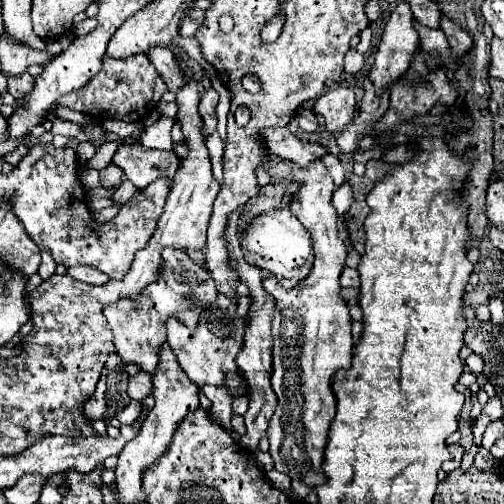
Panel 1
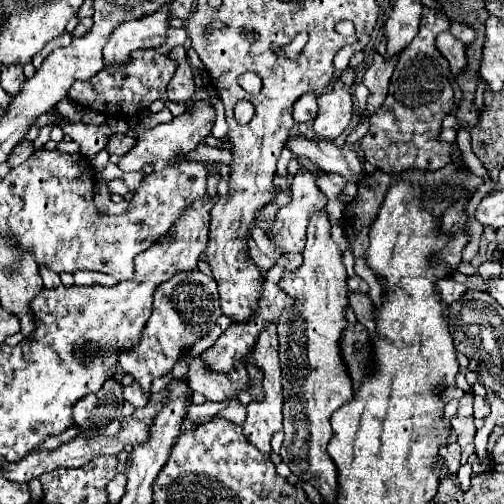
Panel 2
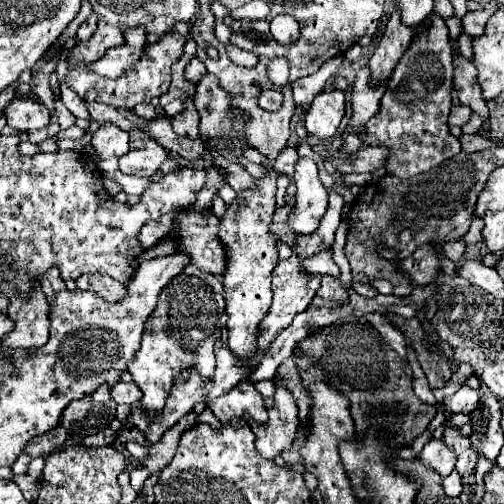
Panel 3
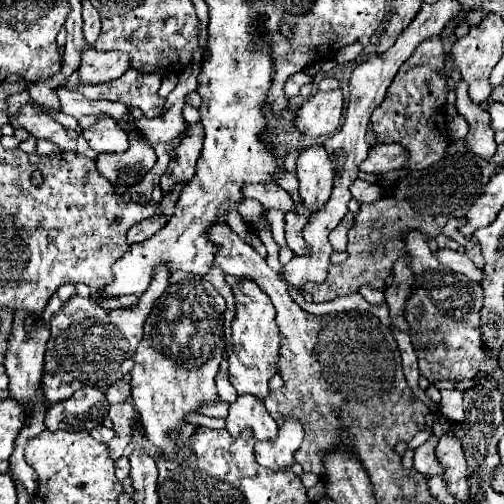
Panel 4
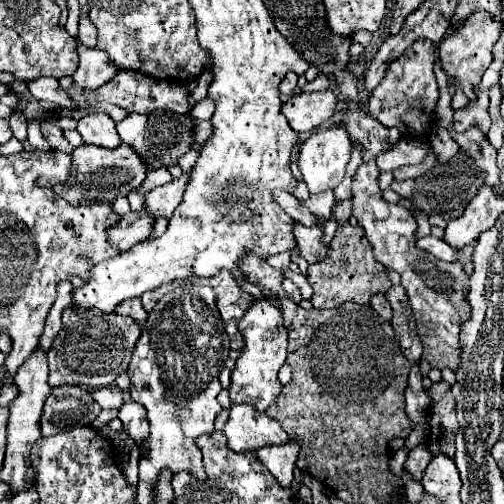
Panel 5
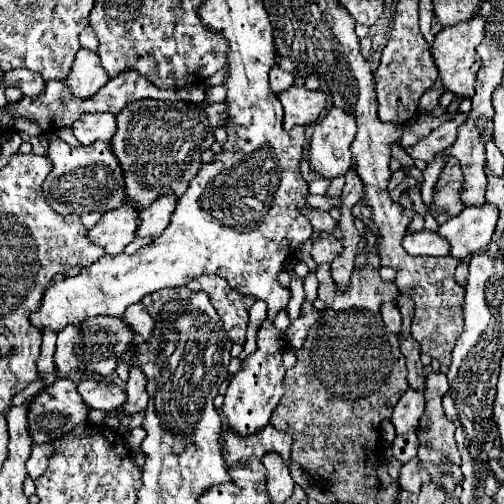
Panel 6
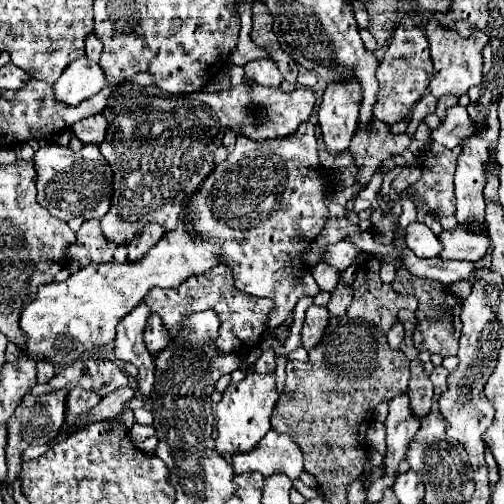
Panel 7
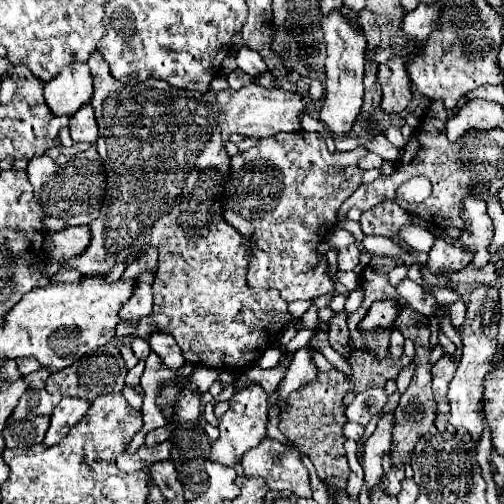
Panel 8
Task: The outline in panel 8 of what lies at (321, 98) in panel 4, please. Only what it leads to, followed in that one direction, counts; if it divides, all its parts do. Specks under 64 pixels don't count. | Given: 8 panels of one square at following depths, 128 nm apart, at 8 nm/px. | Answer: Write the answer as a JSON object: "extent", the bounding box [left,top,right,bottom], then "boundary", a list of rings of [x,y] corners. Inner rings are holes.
{"extent":[60,50,304,376],"boundary":[[[98,50],[92,52],[88,66],[94,82],[90,104],[100,128],[96,150],[106,168],[106,194],[100,216],[88,224],[92,244],[88,244],[80,256],[62,260],[60,266],[66,270],[78,270],[82,276],[98,276],[104,274],[104,268],[112,268],[116,262],[130,264],[148,248],[158,248],[154,312],[136,322],[122,320],[116,334],[132,332],[134,336],[148,340],[152,332],[168,332],[176,338],[186,362],[240,376],[248,368],[256,366],[260,356],[270,346],[276,346],[278,338],[282,338],[290,326],[296,326],[300,318],[294,318],[288,312],[288,302],[278,296],[280,292],[248,288],[246,272],[252,256],[252,240],[240,236],[240,232],[224,220],[222,212],[222,190],[230,172],[230,156],[224,144],[230,142],[230,134],[233,133],[262,139],[278,132],[300,130],[298,116],[304,112],[302,96],[278,88],[270,90],[258,84],[248,84],[240,90],[210,90],[204,94],[178,90],[162,80],[124,86],[112,78],[108,62]]]}

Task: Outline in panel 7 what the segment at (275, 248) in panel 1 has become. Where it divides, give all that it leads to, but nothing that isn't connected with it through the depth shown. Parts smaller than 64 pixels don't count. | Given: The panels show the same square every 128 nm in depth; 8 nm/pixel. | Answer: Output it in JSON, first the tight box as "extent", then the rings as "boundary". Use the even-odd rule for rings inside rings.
{"extent":[318,80,360,154],"boundary":[[[340,80],[340,84],[328,84],[318,110],[318,124],[328,152],[338,154],[350,146],[350,138],[358,126],[358,110],[360,110],[360,84],[352,84],[352,80]]]}

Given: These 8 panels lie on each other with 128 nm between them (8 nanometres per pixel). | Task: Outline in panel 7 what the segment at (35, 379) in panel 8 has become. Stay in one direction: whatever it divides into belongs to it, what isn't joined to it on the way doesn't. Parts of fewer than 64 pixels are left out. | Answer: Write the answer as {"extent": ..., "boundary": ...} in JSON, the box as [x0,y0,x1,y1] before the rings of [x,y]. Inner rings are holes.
{"extent":[38,360,56,384],"boundary":[[[38,360],[38,382],[42,384],[42,382],[46,382],[46,380],[50,380],[52,376],[56,374],[56,370],[54,370],[54,366],[50,364],[50,362],[46,362],[46,360]]]}

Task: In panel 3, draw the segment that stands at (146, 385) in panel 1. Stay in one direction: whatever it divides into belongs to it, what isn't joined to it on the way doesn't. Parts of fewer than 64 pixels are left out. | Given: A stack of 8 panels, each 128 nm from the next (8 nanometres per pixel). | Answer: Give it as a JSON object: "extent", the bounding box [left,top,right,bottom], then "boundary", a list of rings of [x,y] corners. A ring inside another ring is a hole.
{"extent":[110,382,140,404],"boundary":[[[116,382],[110,390],[110,396],[116,404],[134,404],[140,400],[140,388],[136,388],[134,382]]]}

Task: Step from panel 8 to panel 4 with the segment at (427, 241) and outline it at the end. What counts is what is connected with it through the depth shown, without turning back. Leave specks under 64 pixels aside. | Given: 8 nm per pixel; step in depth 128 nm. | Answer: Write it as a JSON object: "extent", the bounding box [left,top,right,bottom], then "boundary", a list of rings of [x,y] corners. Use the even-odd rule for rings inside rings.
{"extent":[434,248,482,282],"boundary":[[[438,248],[438,250],[434,252],[434,256],[436,256],[436,260],[438,260],[442,266],[446,266],[446,268],[450,268],[450,270],[454,270],[454,272],[464,274],[464,276],[468,276],[470,280],[476,280],[476,282],[482,280],[482,270],[476,268],[466,254]]]}

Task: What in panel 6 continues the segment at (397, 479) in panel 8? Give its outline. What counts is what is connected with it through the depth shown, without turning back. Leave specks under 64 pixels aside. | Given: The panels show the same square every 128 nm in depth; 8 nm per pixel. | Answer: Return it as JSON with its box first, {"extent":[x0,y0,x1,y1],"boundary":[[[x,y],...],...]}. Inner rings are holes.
{"extent":[392,388,424,434],"boundary":[[[408,388],[402,398],[398,400],[398,404],[392,410],[392,424],[396,428],[396,434],[406,434],[418,428],[418,420],[424,412],[424,394],[416,392],[412,388]]]}

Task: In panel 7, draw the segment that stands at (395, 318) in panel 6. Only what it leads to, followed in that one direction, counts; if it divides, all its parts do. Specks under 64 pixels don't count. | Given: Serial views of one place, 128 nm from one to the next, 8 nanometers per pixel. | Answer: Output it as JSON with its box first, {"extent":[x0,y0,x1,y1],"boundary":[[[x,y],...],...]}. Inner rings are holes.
{"extent":[388,320,404,348],"boundary":[[[396,320],[396,324],[394,324],[392,330],[388,332],[388,344],[390,344],[392,348],[398,348],[398,346],[402,344],[402,340],[404,340],[404,328],[402,328],[402,324]]]}

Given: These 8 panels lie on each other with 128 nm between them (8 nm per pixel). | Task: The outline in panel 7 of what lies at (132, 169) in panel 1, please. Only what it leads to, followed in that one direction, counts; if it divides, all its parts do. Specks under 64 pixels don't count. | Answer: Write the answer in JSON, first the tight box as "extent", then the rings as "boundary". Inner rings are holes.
{"extent":[72,114,108,144],"boundary":[[[96,114],[96,116],[90,116],[90,118],[84,118],[84,120],[76,122],[72,126],[72,132],[84,144],[100,144],[106,136],[106,128],[108,128],[106,118],[102,114]]]}

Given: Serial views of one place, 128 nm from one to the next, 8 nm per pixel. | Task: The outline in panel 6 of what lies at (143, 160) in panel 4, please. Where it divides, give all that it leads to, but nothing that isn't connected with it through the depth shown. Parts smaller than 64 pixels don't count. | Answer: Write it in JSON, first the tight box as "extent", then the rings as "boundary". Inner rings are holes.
{"extent":[44,136,124,216],"boundary":[[[50,136],[50,146],[46,156],[52,160],[52,172],[44,180],[46,202],[62,216],[68,214],[90,214],[90,212],[110,212],[124,202],[124,178],[118,160],[114,158],[110,144],[94,142],[88,146],[72,148],[60,136]]]}

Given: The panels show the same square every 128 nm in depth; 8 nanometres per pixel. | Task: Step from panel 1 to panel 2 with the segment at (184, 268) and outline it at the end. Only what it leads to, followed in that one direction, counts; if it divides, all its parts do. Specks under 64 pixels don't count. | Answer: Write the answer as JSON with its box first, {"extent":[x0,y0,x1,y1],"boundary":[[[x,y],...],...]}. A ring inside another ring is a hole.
{"extent":[120,270,222,396],"boundary":[[[200,270],[178,272],[156,290],[152,316],[146,322],[140,344],[132,352],[120,354],[122,370],[134,376],[142,392],[150,396],[152,382],[166,376],[180,360],[184,350],[192,348],[198,338],[206,336],[216,326],[216,320],[220,316],[222,312],[216,294],[216,282],[210,276],[204,276]]]}

